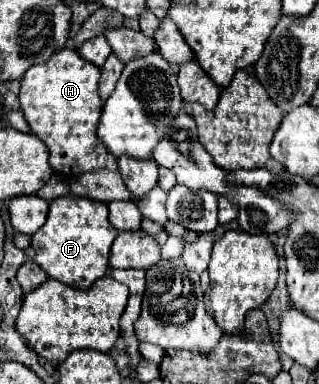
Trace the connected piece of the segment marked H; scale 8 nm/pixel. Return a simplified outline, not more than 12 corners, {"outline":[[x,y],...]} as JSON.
{"outline":[[64,48],[20,80],[58,174],[116,170],[96,134],[100,68]]}

